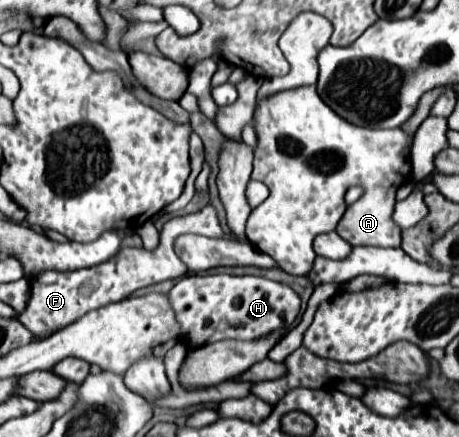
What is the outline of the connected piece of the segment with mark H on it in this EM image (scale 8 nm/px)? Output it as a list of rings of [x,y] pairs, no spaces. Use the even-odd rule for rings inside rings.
[[[190,274],[176,282],[176,286],[168,292],[168,300],[170,300],[170,306],[180,324],[180,340],[186,344],[192,340],[192,348],[198,348],[198,346],[204,346],[210,342],[218,342],[218,340],[244,340],[244,342],[258,340],[272,332],[278,332],[282,328],[290,330],[294,326],[296,318],[300,316],[298,294],[282,282],[274,282],[274,280],[260,278],[260,276],[230,276],[230,274],[194,276],[194,274]]]

